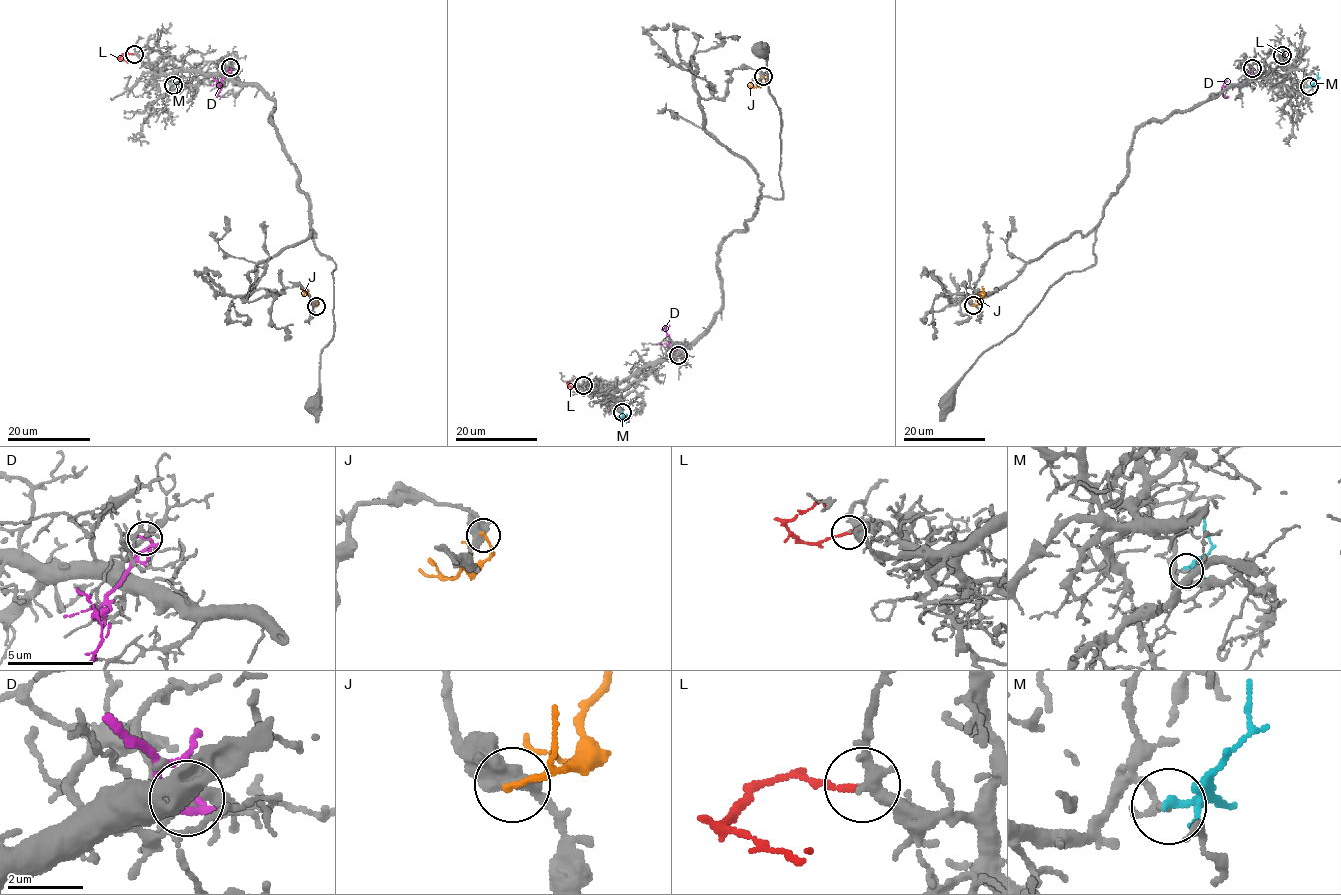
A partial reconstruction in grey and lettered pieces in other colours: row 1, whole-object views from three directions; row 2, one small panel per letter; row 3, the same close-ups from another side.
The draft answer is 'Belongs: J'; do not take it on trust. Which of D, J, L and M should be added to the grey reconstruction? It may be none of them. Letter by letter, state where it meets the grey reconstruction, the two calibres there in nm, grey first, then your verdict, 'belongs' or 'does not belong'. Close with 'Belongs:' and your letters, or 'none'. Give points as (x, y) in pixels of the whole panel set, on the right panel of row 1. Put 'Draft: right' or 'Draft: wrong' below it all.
D: contact (1252, 68); calibres 320 and 200 nm; does not belong
J: contact (973, 305); calibres 550 and 160 nm; does not belong
L: contact (1282, 55); calibres 240 and 200 nm; belongs
M: contact (1309, 86); calibres 150 and 220 nm; does not belong
Belongs: L
Draft: wrong

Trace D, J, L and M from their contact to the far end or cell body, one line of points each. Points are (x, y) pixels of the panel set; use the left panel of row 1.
D: (229, 67), (218, 85), (218, 95)
J: (315, 306), (300, 286)
L: (134, 53), (125, 52), (120, 57), (128, 63)
M: (174, 85), (180, 79), (178, 71)

